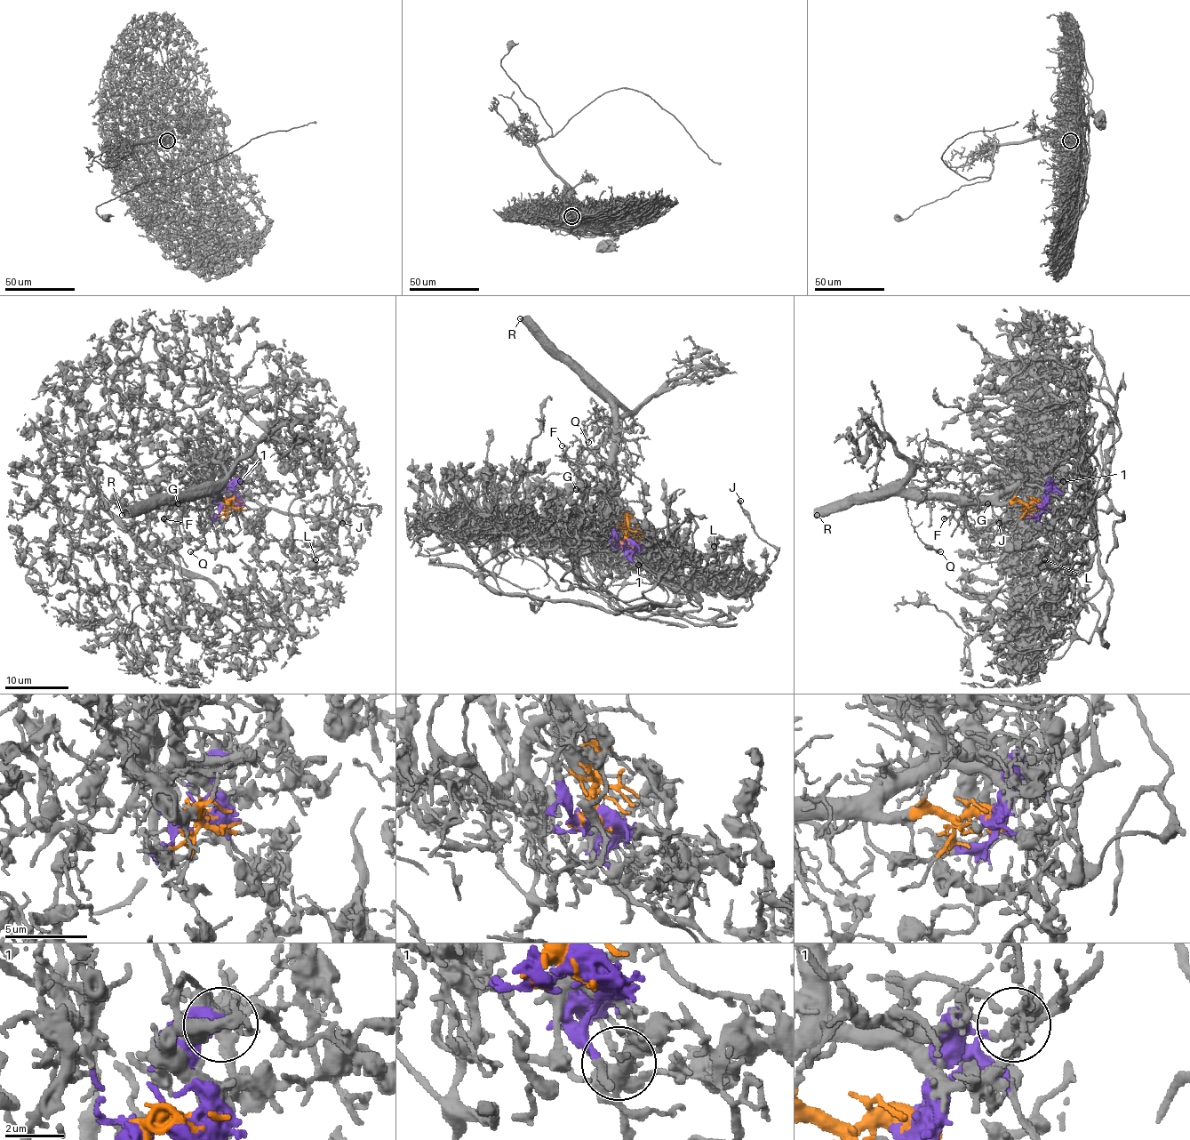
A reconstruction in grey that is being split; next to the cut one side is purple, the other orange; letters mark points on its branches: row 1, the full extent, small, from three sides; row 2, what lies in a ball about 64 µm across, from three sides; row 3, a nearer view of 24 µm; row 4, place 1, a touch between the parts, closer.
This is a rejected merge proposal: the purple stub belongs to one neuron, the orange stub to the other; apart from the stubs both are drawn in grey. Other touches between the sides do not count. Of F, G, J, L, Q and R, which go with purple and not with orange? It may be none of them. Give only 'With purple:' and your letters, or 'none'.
With purple: J, L

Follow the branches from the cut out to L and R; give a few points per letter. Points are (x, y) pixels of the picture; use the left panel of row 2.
L: (229, 504), (230, 485), (256, 477), (263, 493), (293, 494), (295, 546), (315, 570), (330, 564), (315, 558)
R: (229, 504), (214, 498), (198, 496), (176, 502), (134, 502), (122, 515)

